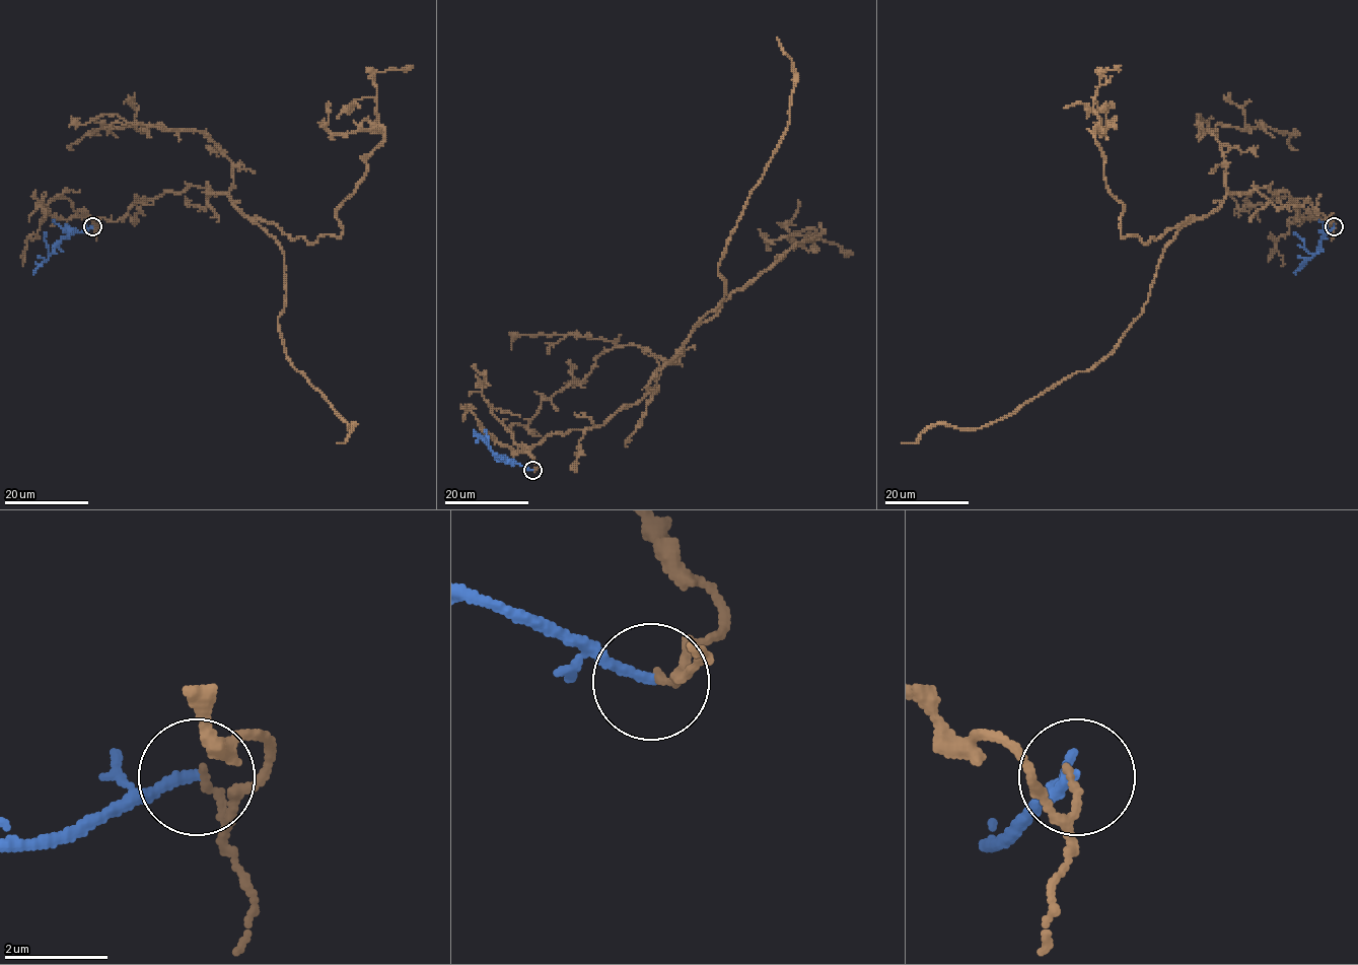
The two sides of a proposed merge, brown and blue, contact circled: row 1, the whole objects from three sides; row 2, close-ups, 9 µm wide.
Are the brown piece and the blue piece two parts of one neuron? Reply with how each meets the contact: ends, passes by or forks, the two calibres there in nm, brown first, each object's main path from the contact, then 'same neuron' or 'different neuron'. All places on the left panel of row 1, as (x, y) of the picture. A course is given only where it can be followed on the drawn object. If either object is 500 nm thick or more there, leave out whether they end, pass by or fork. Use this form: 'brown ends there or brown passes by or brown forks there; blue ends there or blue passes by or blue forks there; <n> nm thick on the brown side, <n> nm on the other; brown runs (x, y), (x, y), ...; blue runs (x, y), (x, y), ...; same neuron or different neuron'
brown passes by; blue ends there; 100 nm thick on the brown side, 190 nm on the other; brown runs (92, 226), (165, 192), (225, 193), (282, 250), (278, 331), (353, 422), (336, 442); blue runs (92, 226), (71, 232), (56, 245), (39, 266), (34, 261); different neuron

